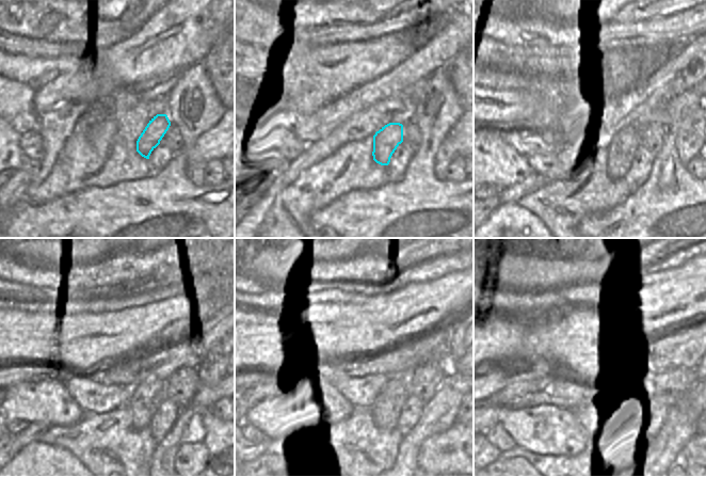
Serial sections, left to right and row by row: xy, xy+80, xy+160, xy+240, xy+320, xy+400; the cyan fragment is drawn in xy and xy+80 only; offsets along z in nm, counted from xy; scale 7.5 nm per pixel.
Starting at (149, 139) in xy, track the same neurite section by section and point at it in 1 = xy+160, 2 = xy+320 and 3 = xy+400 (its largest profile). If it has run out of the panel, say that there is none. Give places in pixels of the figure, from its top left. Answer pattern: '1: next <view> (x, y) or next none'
1: next xy+160 (619, 155)
2: next xy+320 (385, 411)
3: next xy+400 (642, 411)

